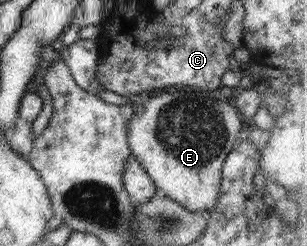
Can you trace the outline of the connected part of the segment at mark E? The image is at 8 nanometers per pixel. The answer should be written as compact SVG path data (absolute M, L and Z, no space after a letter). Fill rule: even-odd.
M175 89L161 91L157 94L147 98L143 104L140 104L138 114L134 113L126 124L126 139L131 149L132 155L141 163L141 166L148 172L150 179L158 188L157 194L159 196L168 196L170 199L176 200L179 204L185 205L190 211L209 211L217 204L217 197L220 193L222 183L222 166L225 162L226 156L233 148L233 145L239 139L239 132L243 126L243 116L240 110L232 103L231 100L220 98L216 94L205 91L195 92L195 94L188 95L184 92L179 92Z

